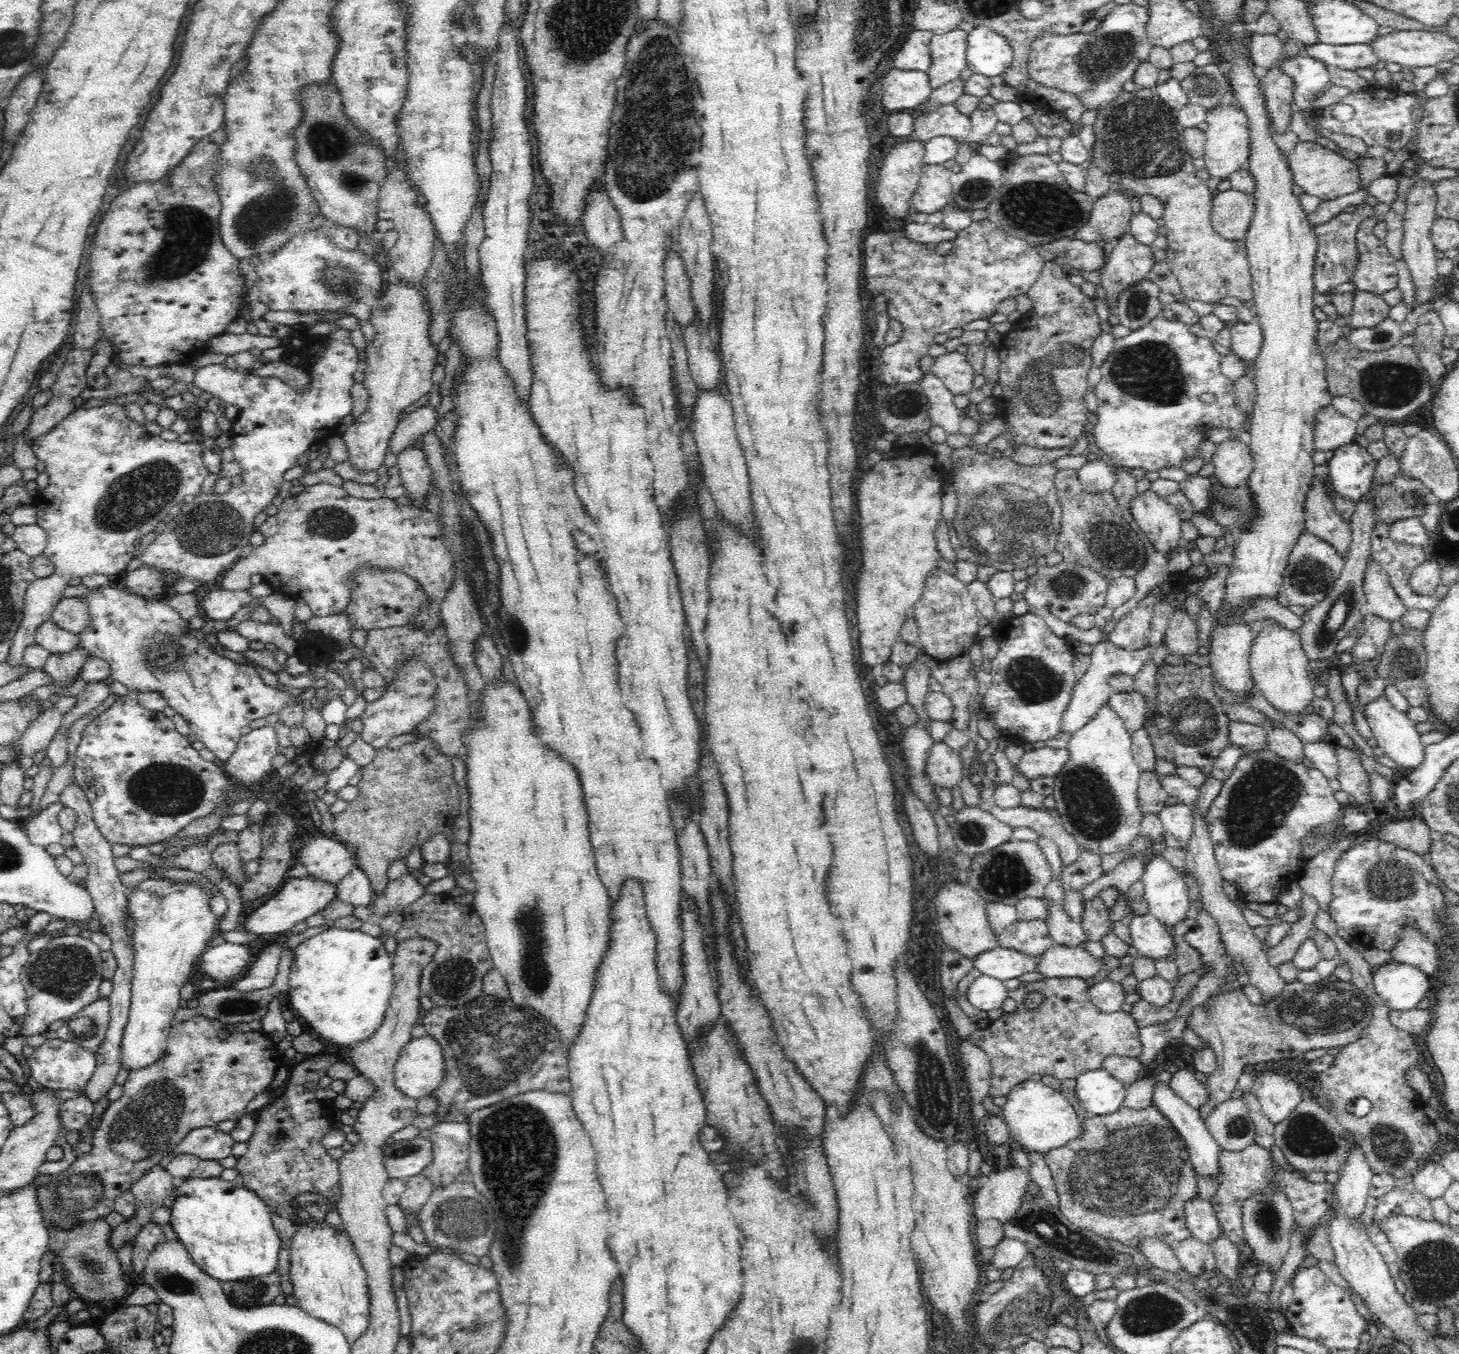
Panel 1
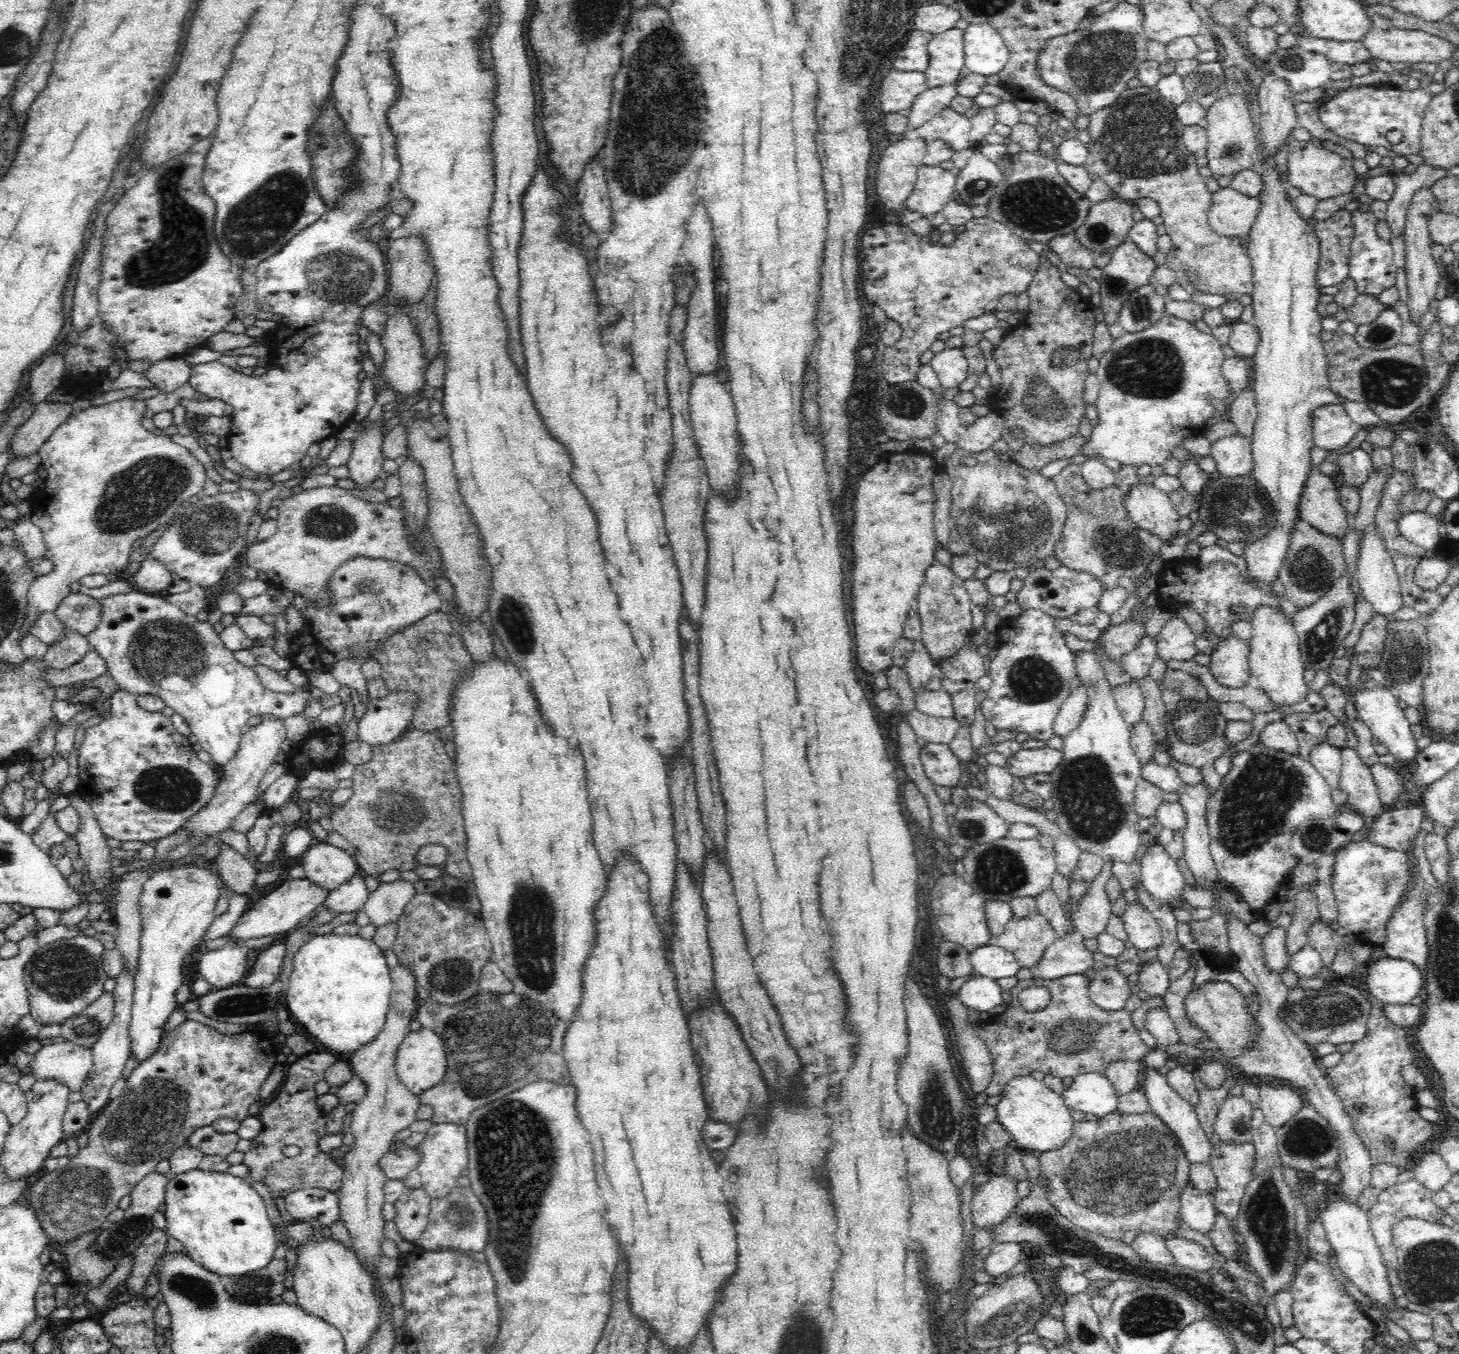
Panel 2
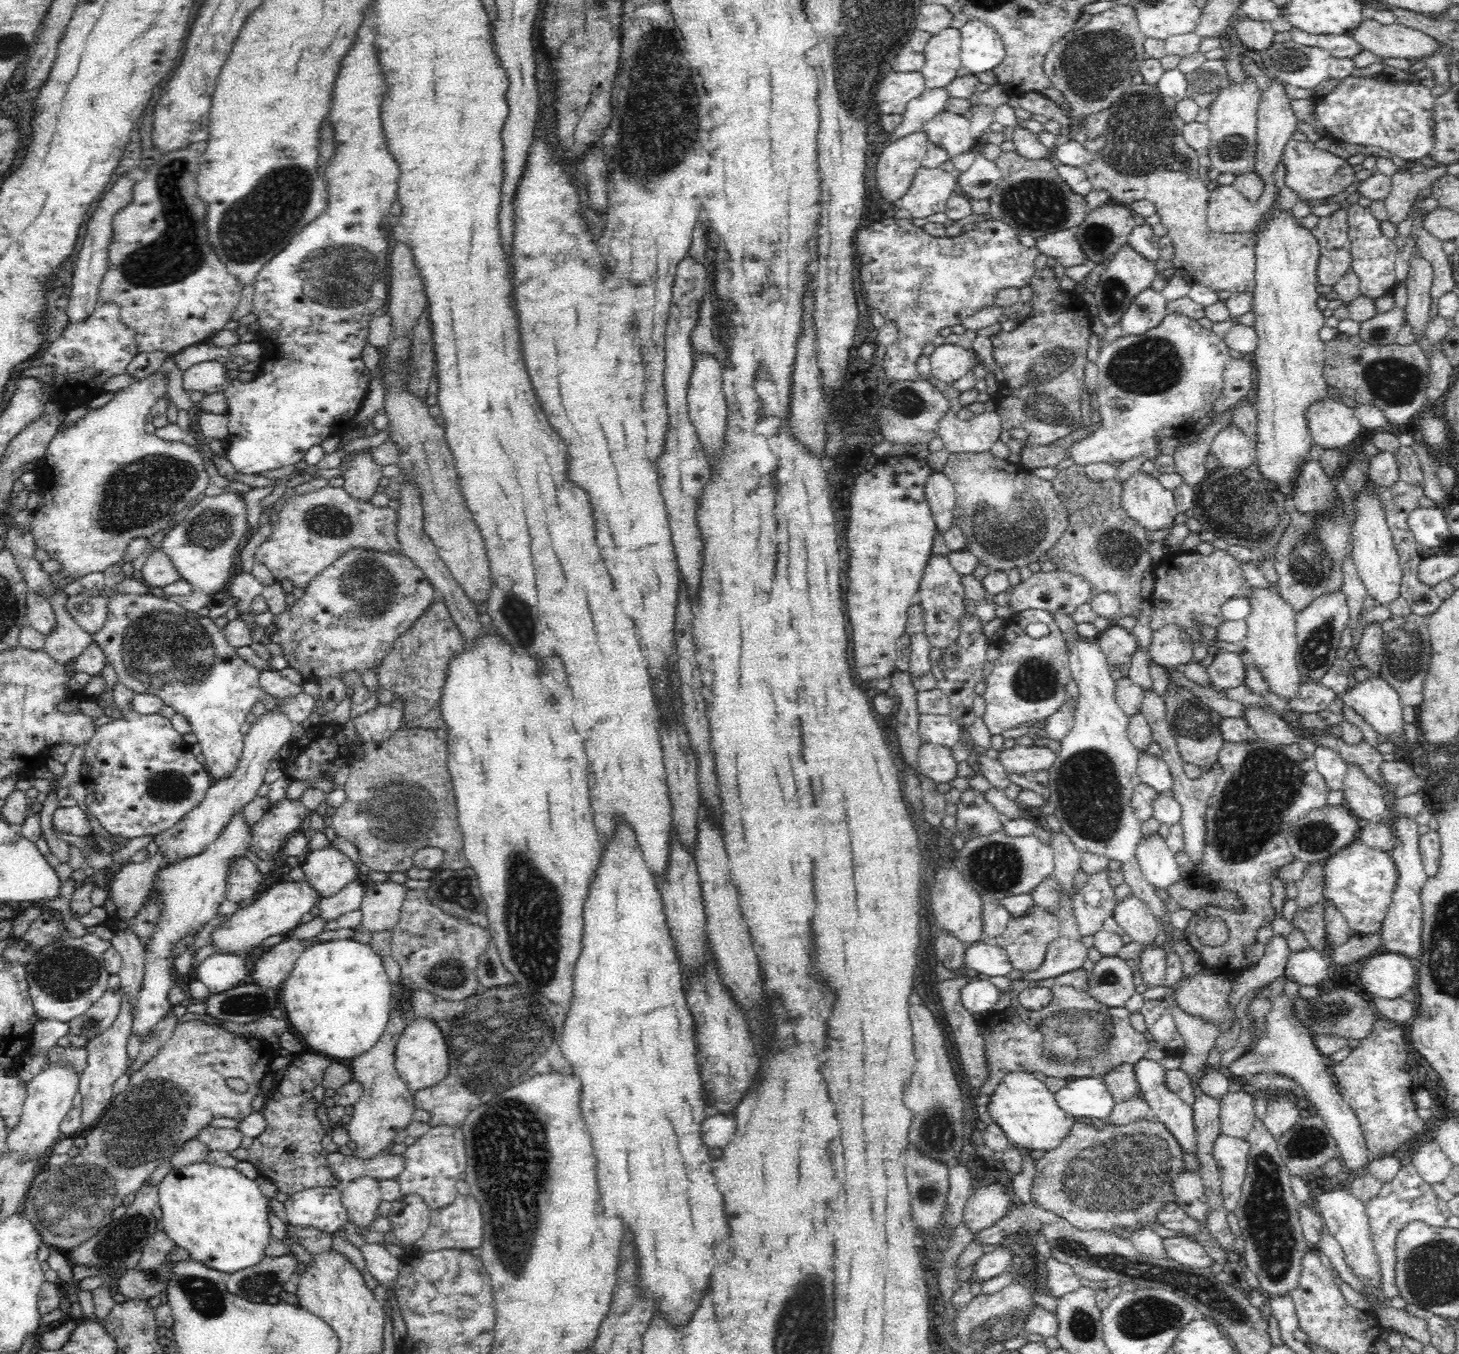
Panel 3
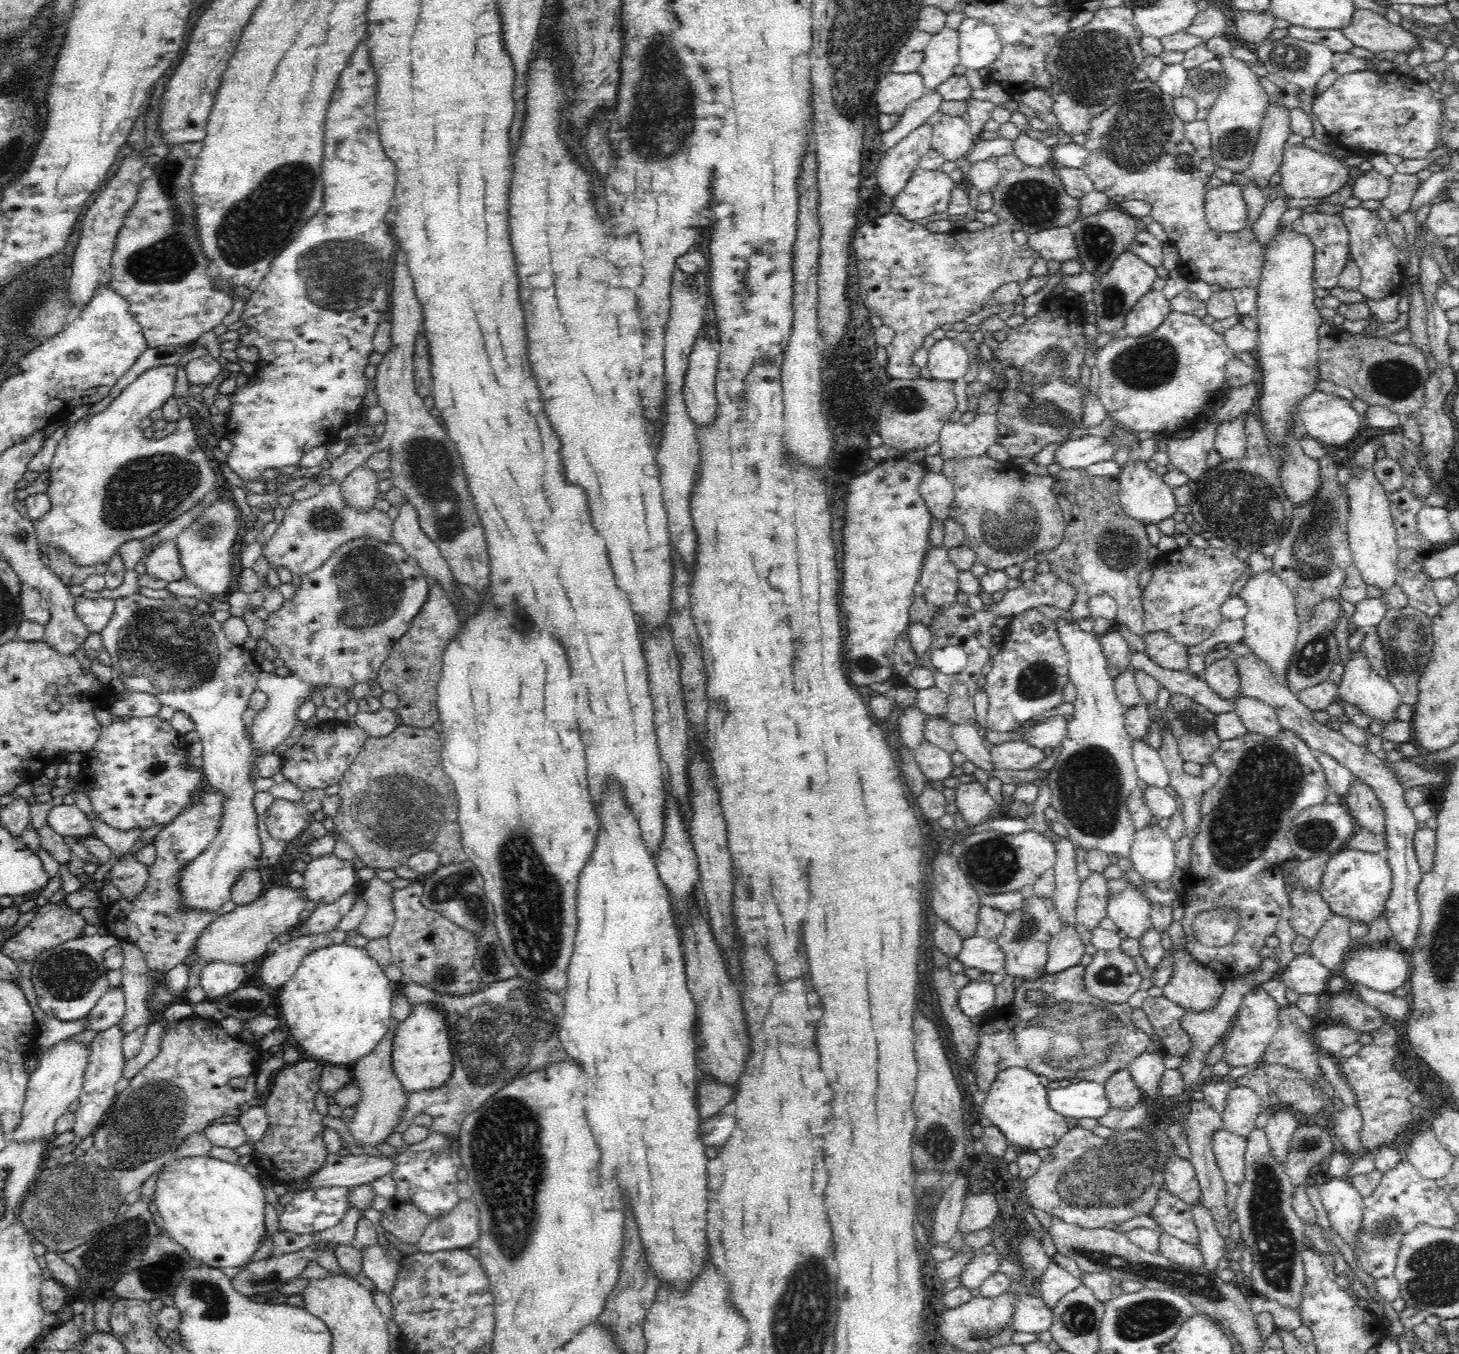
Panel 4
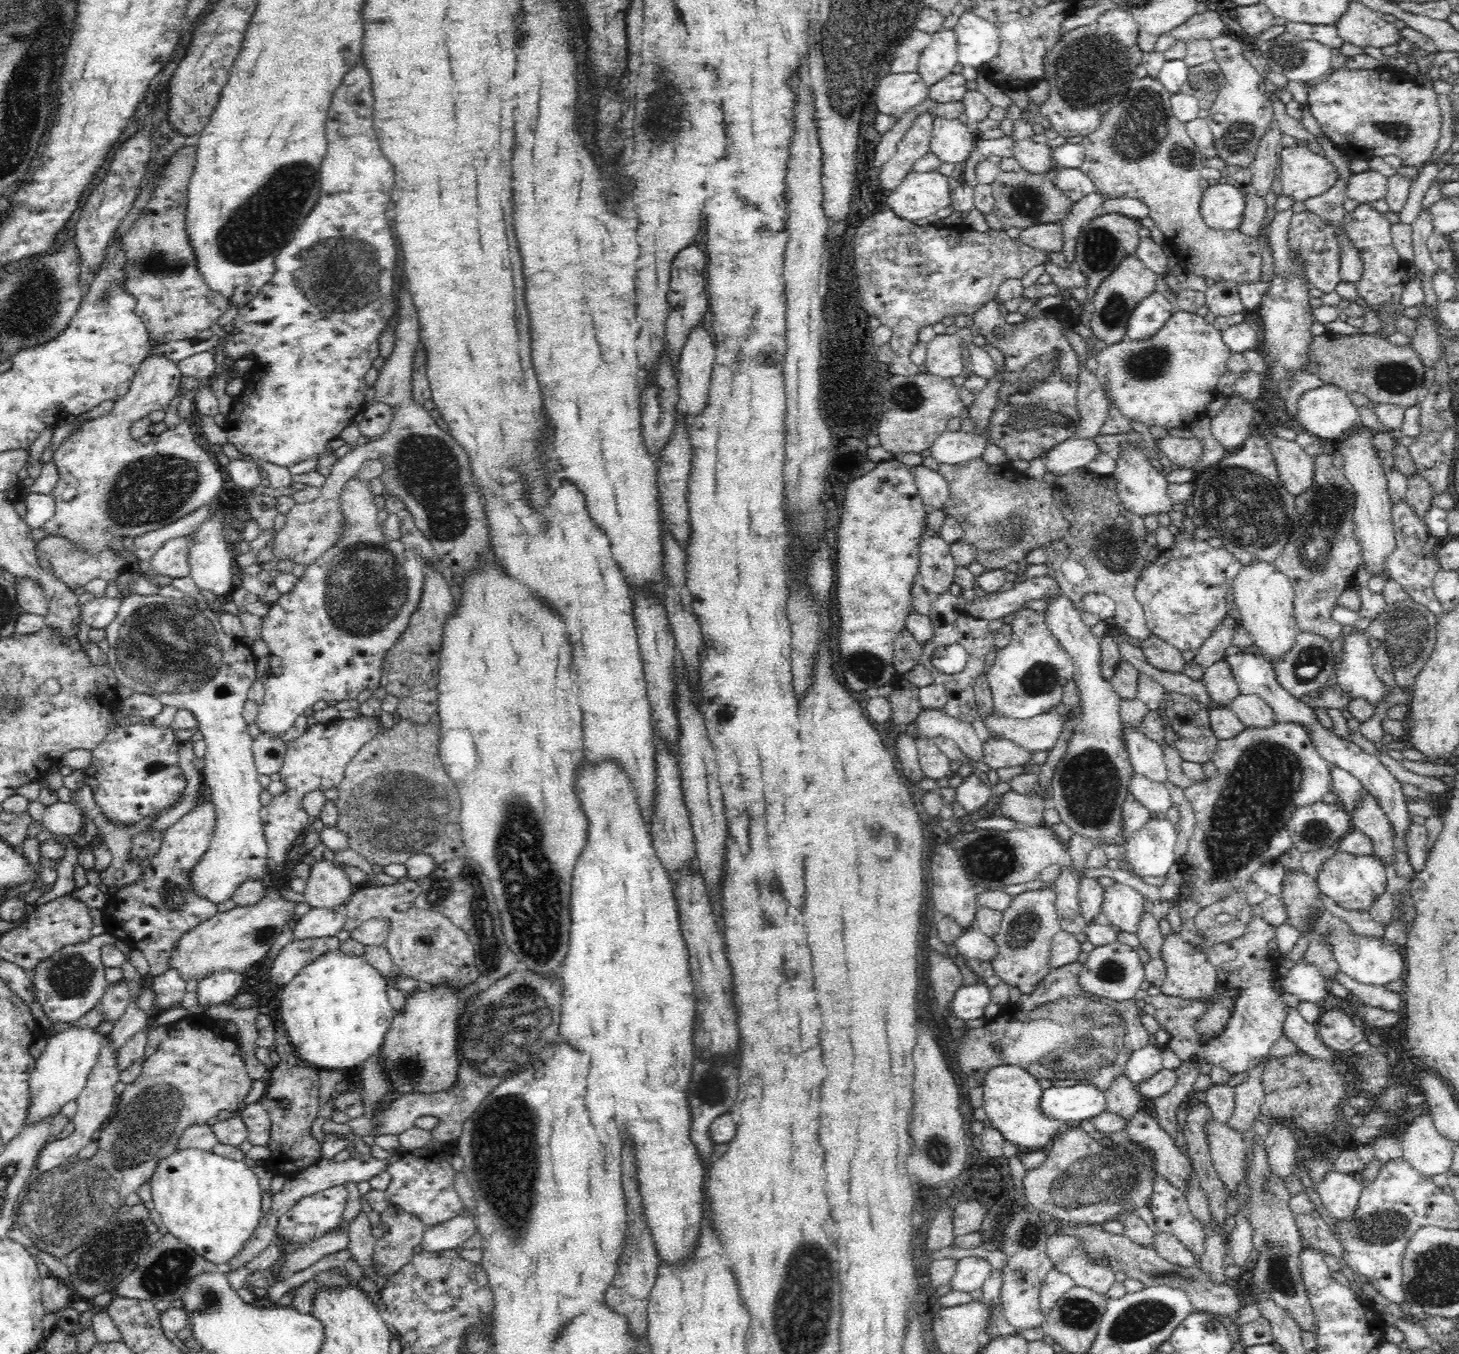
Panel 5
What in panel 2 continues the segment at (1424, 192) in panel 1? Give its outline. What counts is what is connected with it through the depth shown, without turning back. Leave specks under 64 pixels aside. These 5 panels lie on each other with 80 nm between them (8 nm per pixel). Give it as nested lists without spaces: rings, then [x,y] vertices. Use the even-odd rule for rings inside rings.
[[[1425,187],[1414,194],[1406,214],[1404,233],[1406,233],[1407,307],[1409,308],[1411,321],[1416,325],[1420,323],[1422,315],[1430,310],[1430,302],[1435,299],[1436,289],[1441,277],[1436,261],[1431,255],[1430,245],[1433,240],[1428,230],[1429,218],[1438,211],[1439,206],[1436,197],[1432,195],[1430,188]]]

